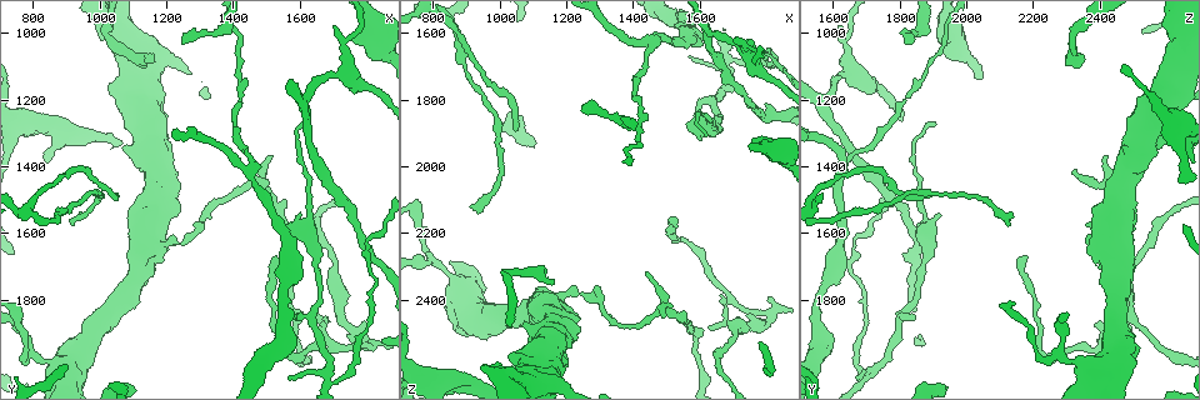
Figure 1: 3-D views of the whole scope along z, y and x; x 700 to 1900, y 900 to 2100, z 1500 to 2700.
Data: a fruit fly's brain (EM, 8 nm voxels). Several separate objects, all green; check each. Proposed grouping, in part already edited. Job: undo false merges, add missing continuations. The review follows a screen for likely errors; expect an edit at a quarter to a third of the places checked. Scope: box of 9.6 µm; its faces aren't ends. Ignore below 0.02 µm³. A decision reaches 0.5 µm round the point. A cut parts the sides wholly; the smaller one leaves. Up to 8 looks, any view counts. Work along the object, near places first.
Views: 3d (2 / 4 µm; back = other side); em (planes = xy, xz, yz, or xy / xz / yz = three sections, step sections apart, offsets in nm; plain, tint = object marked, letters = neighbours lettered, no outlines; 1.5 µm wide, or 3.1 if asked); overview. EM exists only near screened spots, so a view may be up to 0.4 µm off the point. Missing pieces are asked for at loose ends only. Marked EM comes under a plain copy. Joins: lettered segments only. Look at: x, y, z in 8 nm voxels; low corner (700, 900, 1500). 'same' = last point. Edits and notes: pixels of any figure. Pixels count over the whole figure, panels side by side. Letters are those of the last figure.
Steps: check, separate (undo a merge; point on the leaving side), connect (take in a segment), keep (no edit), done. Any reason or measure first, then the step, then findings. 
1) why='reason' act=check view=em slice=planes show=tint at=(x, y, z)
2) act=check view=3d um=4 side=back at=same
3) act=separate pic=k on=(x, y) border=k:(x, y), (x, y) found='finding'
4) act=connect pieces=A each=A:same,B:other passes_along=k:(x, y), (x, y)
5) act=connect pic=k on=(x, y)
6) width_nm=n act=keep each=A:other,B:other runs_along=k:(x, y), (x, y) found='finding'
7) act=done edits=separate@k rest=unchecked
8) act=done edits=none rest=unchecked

why='free end' act=check view=3d um=4 at=(1080, 1340, 2470)

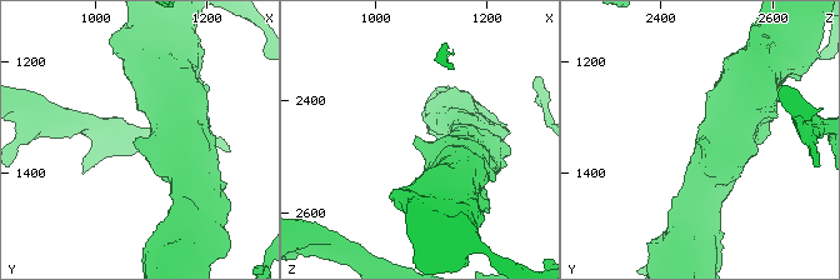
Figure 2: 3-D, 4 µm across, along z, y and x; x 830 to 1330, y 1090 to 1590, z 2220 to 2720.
act=check view=em slice=yz step=4 show=tint at=(1075, 1345, 2465)

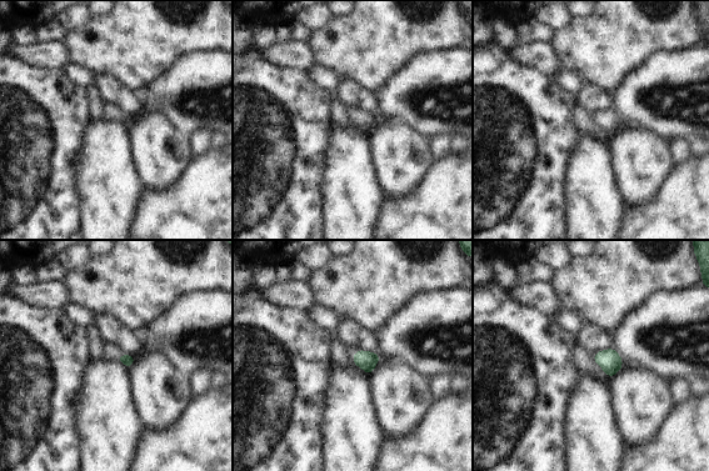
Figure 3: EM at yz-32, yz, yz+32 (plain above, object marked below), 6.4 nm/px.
why='see the neighbours' act=check view=em slice=yz step=4 show=letters at=same

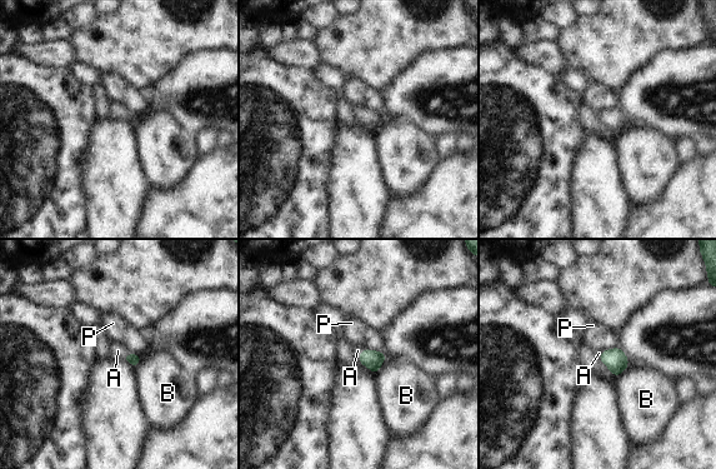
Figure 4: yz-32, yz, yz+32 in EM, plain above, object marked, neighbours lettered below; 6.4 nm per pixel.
longest_contact=P:130nm act=connect pieces=A each=A:same,B:other,P:other found='it goes on there'

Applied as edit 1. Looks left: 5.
why='stops while still wide' act=check view=3d um=4 side=back at=(1030, 1160, 2580)

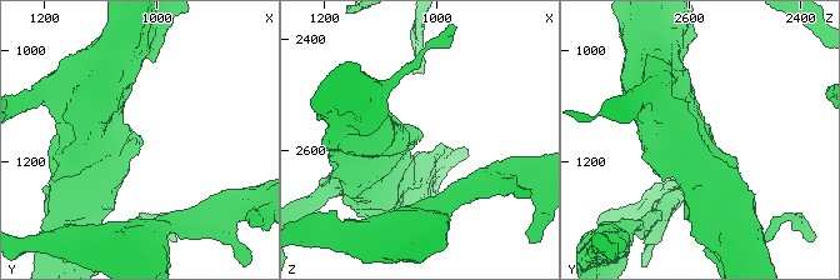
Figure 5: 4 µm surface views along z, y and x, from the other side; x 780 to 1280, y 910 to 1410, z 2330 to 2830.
act=check view=em slice=yz step=8 show=letters at=(1025, 1155, 2575)

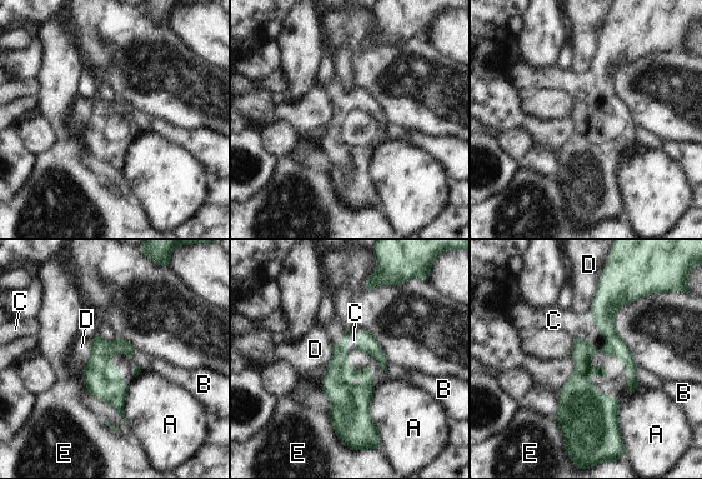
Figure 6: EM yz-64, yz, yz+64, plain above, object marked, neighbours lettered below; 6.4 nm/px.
act=connect pieces=C each=A:other,B:other,C:same,D:other,E:other found='it goes on there'

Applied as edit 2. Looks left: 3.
why='tapers out' act=check view=em slice=planes show=letters at=(1630, 1270, 1900)

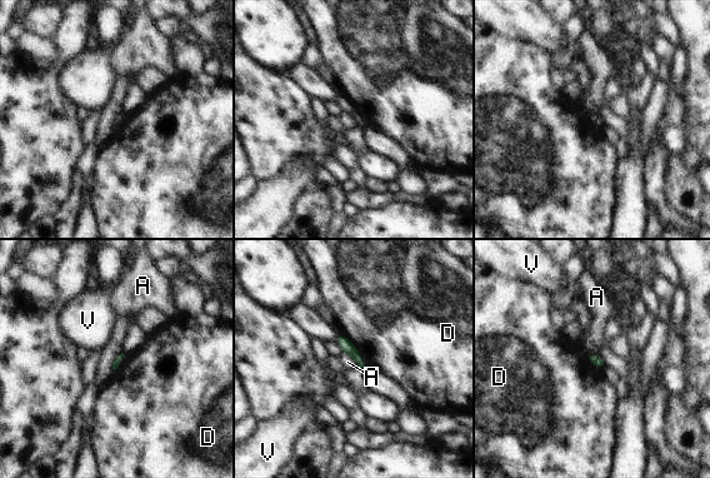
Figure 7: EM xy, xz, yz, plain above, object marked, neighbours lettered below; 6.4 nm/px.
longest_contact=D:280nm act=keep each=A:other,D:other,V:other border=7:(341, 333), (354, 345), (365, 368) found='no lettered segment goes on from it'

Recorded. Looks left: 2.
act=done edits=connect@4,connect@6 rest=unchecked

